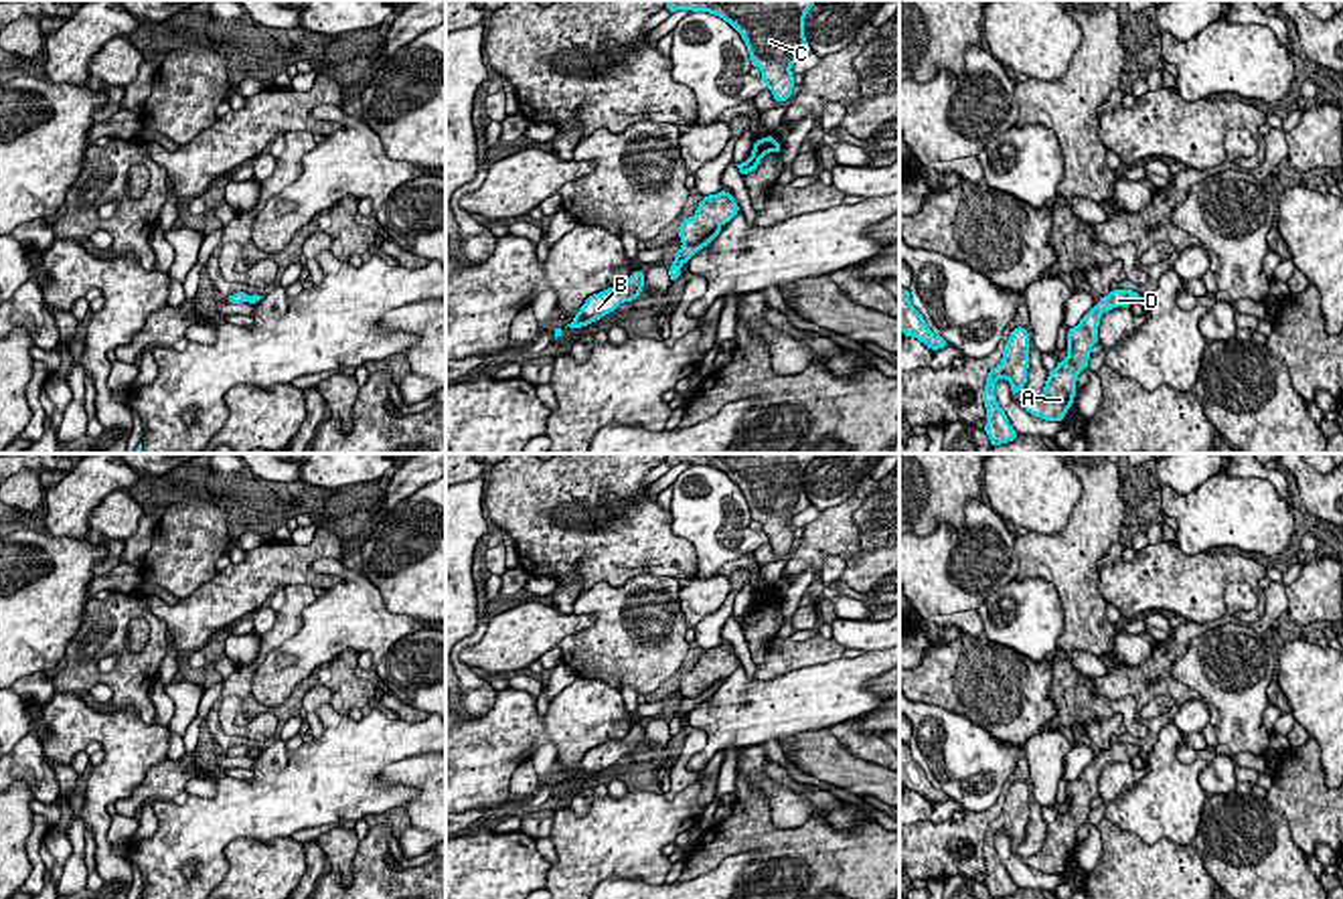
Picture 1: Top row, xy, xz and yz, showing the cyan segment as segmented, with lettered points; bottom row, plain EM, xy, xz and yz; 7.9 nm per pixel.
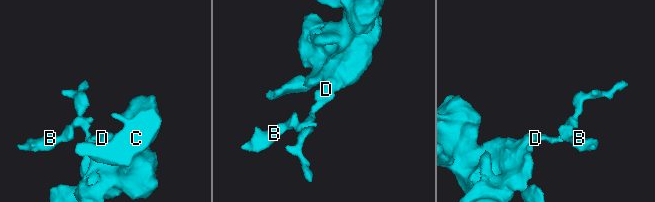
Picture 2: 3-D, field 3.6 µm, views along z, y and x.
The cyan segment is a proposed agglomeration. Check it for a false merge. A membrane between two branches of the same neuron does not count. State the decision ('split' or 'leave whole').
split

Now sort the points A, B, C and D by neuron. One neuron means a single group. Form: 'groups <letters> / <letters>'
groups A C D / B

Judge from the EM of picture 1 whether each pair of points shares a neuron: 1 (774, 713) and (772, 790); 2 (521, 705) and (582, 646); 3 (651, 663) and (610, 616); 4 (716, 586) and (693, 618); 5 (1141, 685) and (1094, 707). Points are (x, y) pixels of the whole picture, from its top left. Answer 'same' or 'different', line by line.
1: different
2: different
3: same
4: same
5: different

